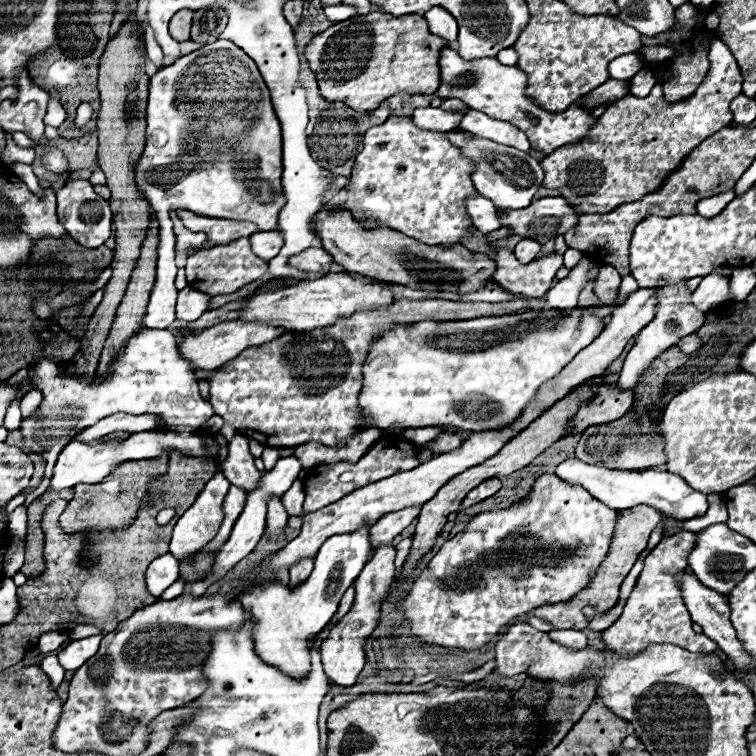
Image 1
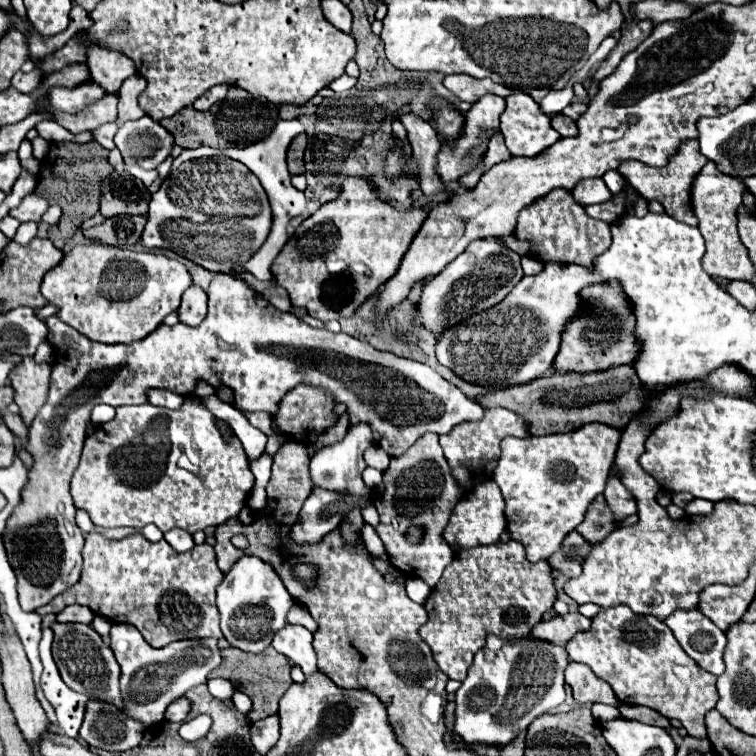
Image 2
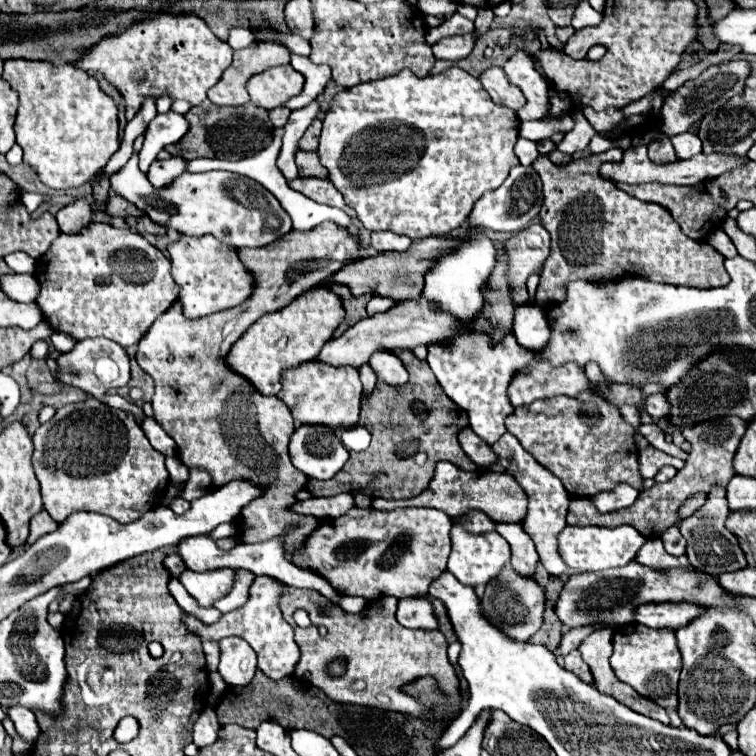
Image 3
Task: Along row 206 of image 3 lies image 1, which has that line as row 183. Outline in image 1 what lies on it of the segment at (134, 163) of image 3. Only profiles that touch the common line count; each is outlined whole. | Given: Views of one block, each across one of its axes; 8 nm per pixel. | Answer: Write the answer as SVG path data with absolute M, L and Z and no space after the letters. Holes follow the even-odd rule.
M216 40L216 42L212 42L212 44L206 44L206 46L204 46L204 48L200 48L200 50L194 50L194 52L192 52L192 54L188 54L188 56L182 56L182 58L178 58L178 60L174 60L174 62L172 62L172 64L170 64L170 66L164 66L164 68L162 68L162 70L158 70L158 72L156 72L156 74L154 74L154 76L152 76L152 78L150 78L150 98L148 98L148 116L146 116L146 120L148 120L148 128L146 128L146 148L144 148L144 152L142 152L142 156L140 156L140 162L138 162L138 164L136 164L136 184L138 184L138 188L140 188L140 190L142 190L142 192L144 192L144 196L146 196L146 200L150 200L150 206L152 206L152 208L154 208L154 210L156 210L156 218L158 218L158 222L160 222L160 230L159 230L159 241L158 241L158 258L157 258L157 268L156 268L156 275L155 275L155 280L154 280L154 288L152 288L152 294L150 294L150 300L148 300L148 306L146 306L146 314L144 314L144 316L142 316L142 324L144 324L144 326L148 326L148 328L160 328L160 330L162 330L162 328L168 328L168 326L170 326L170 324L172 324L172 322L174 322L174 320L176 320L176 296L178 296L178 290L177 290L177 289L176 289L176 288L174 288L174 280L176 280L176 274L177 274L177 270L178 270L178 267L177 267L177 266L176 266L176 263L175 263L175 242L176 242L176 239L175 239L175 235L174 235L174 232L173 232L173 225L172 225L172 222L171 222L171 219L170 219L170 210L176 210L176 208L188 208L188 210L192 210L192 212L196 212L196 214L206 214L206 216L212 216L212 218L228 218L228 220L246 220L246 222L254 222L254 224L256 224L256 226L258 226L258 230L262 230L262 232L272 232L272 230L278 230L278 214L280 214L280 210L282 210L282 208L284 208L284 204L286 204L286 200L284 200L284 190L282 190L282 184L280 184L280 152L282 152L282 140L280 140L280 122L278 122L278 118L276 118L276 114L274 114L274 108L272 108L272 100L270 100L270 92L268 92L268 88L266 88L266 84L264 84L264 80L262 80L262 76L260 76L260 72L258 72L258 68L256 68L256 64L254 64L254 62L252 62L252 58L248 58L248 56L246 56L246 54L244 54L244 52L240 52L240 48L236 48L236 46L234 46L234 44L232 44L232 42L230 42L230 40ZM238 78L256 78L256 88L250 88L250 86L248 86L248 84L238 84ZM194 112L218 112L218 118L208 118L208 120L206 120L206 118L198 118L198 116L196 116L196 114L194 114Z

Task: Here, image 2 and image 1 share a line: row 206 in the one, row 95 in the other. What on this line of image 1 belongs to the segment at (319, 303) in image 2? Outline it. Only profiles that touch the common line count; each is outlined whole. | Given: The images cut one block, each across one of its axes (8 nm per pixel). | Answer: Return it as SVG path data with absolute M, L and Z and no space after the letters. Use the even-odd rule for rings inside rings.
M370 12L368 16L348 18L330 26L326 32L320 32L312 38L312 42L304 50L304 58L308 60L310 70L316 74L320 96L328 102L344 102L358 114L368 114L380 106L382 100L408 92L408 94L434 94L440 82L438 58L440 48L448 44L446 40L434 36L428 30L428 24L418 14L392 16L384 12Z

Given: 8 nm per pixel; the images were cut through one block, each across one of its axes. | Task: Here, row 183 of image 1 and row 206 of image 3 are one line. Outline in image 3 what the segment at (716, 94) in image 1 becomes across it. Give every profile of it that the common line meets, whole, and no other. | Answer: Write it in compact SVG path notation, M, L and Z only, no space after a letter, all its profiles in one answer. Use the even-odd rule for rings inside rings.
M620 148L584 156L562 166L554 164L548 154L534 160L532 166L544 184L540 220L552 236L550 256L544 262L540 284L536 288L536 302L540 306L562 302L564 284L578 278L608 284L634 274L654 282L694 288L716 288L730 282L724 268L726 258L720 252L704 242L688 238L672 214L660 204L640 202L638 198L624 194L612 180L606 180L600 174L600 166L604 162L620 160Z

